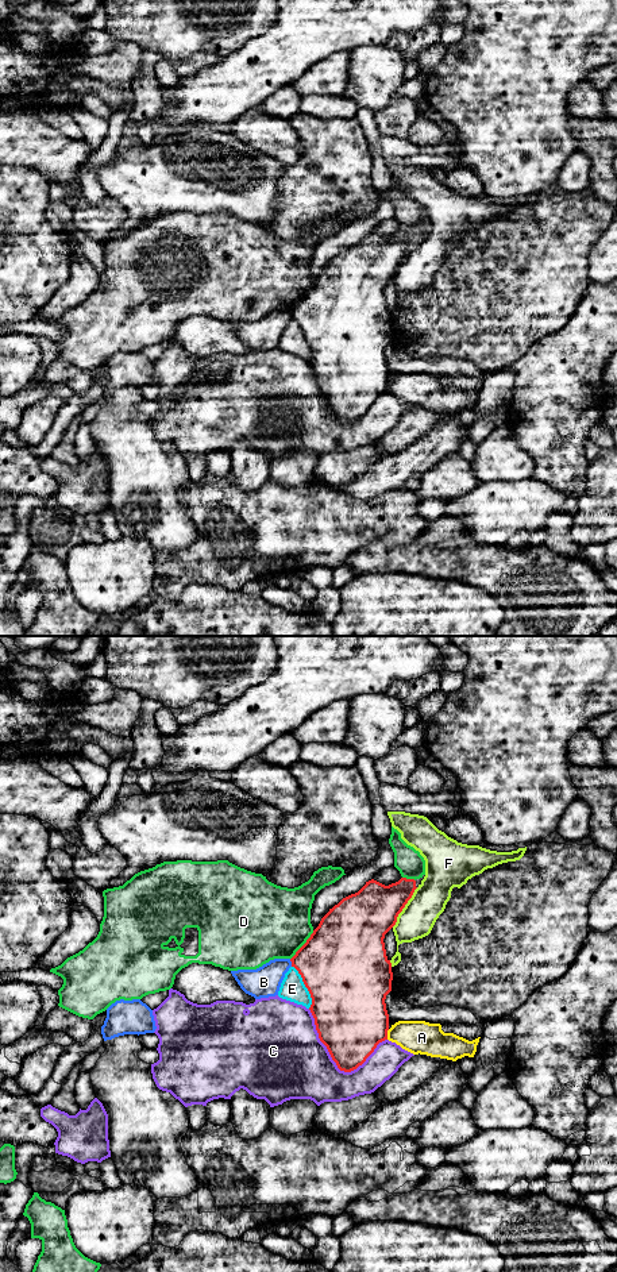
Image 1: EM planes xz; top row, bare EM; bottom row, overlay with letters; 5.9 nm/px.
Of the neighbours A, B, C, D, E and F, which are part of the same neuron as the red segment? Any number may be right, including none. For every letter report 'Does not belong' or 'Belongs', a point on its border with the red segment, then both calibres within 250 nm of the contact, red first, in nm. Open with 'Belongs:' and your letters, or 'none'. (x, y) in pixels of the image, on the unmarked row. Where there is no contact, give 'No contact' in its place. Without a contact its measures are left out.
Belongs: none
A: Does not belong. Touches red at xz (386, 386). Thickness 440 nm (red) against 190 nm
B: Does not belong. Touches red at xz (292, 315). Thickness 420 nm (red) against 190 nm
C: Does not belong. Touches red at xz (336, 416). Thickness 380 nm (red) against 420 nm
D: Does not belong. Touches red at xz (303, 297). Thickness 480 nm (red) against 440 nm
E: Does not belong. Touches red at xz (305, 338). Thickness 500 nm (red) against 150 nm
F: Does not belong. Touches red at xz (404, 258). Thickness 320 nm (red) against 200 nm

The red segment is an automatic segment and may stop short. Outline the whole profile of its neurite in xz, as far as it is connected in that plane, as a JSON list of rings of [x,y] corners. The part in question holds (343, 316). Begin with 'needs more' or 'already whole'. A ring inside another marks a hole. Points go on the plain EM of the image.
already whole; [[[406,230],[389,238],[374,231],[366,234],[358,244],[329,261],[290,311],[311,346],[309,362],[319,390],[340,423],[356,421],[379,394],[387,392],[389,366],[385,351],[392,343],[393,324],[383,290],[416,240],[416,232]]]

